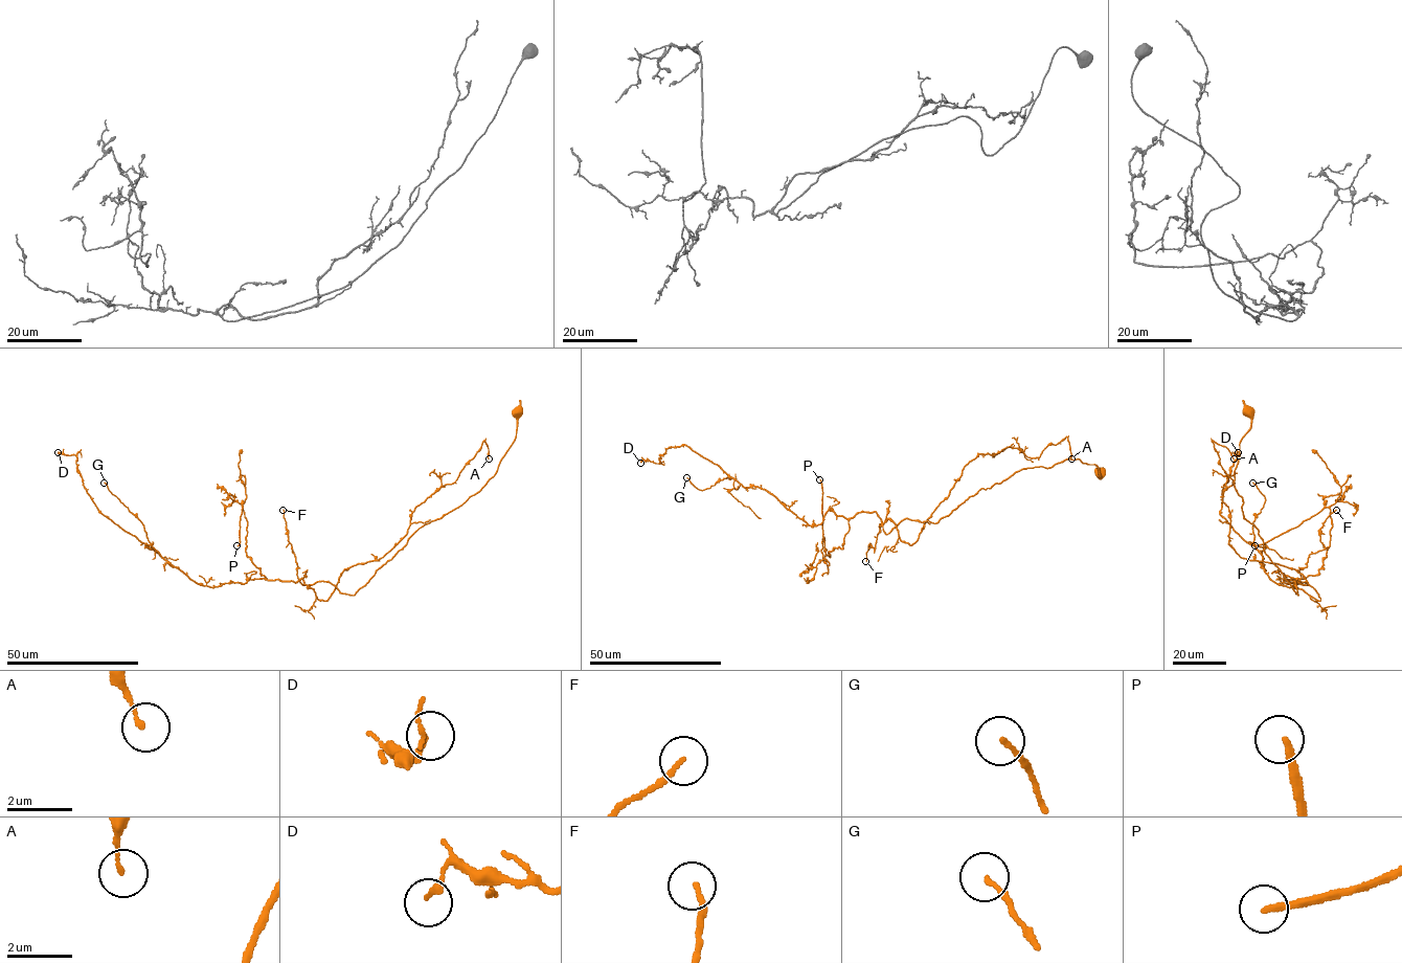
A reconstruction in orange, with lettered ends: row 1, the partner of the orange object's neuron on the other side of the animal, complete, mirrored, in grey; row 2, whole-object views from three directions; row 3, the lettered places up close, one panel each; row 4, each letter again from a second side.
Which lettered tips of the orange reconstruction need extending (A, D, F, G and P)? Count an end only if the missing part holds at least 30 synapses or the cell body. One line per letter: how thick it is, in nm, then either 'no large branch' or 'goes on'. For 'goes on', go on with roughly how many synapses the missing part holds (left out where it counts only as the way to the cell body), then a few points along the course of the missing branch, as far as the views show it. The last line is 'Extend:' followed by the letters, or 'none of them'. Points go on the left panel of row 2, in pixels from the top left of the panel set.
A: calibre 130 nm; no large branch
D: calibre 170 nm; no large branch
F: calibre 140 nm; no large branch
G: calibre 150 nm; no large branch
P: calibre 190 nm; goes on; 80 synapses; course (236, 545), (225, 546), (199, 524), (177, 489), (170, 482), (166, 482), (170, 485)
Extend: P

